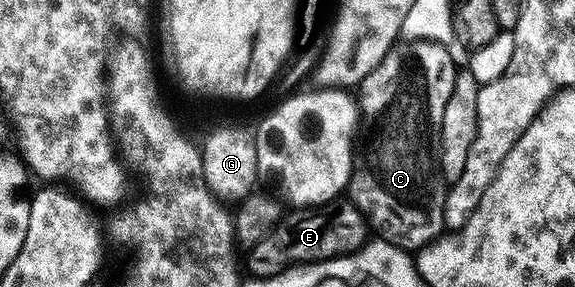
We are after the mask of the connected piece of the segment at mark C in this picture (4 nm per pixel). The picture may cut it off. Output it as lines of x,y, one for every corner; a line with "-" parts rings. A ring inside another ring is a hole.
399,40
395,42
388,55
388,67
390,66
390,74
379,73
377,75
378,82
382,85
382,90
386,94
390,94
394,90
394,98
390,98
386,102
386,111
383,114
366,114
363,113
358,119
358,129
356,131
356,145
354,147
354,167
350,169
350,185
348,187
349,201
353,202
357,210
364,215
367,220
369,229
374,230
379,239
392,243
393,246
399,246
407,252
417,252
422,247
433,242
439,237
444,230
444,200
446,199
446,191
448,183
442,176
442,169
438,167
438,149
440,148
440,132
442,131
442,121
444,120
444,108
448,105
448,98
452,96
454,91
454,76
456,73
456,65
450,59
449,49
445,45
441,45
434,41
405,41

